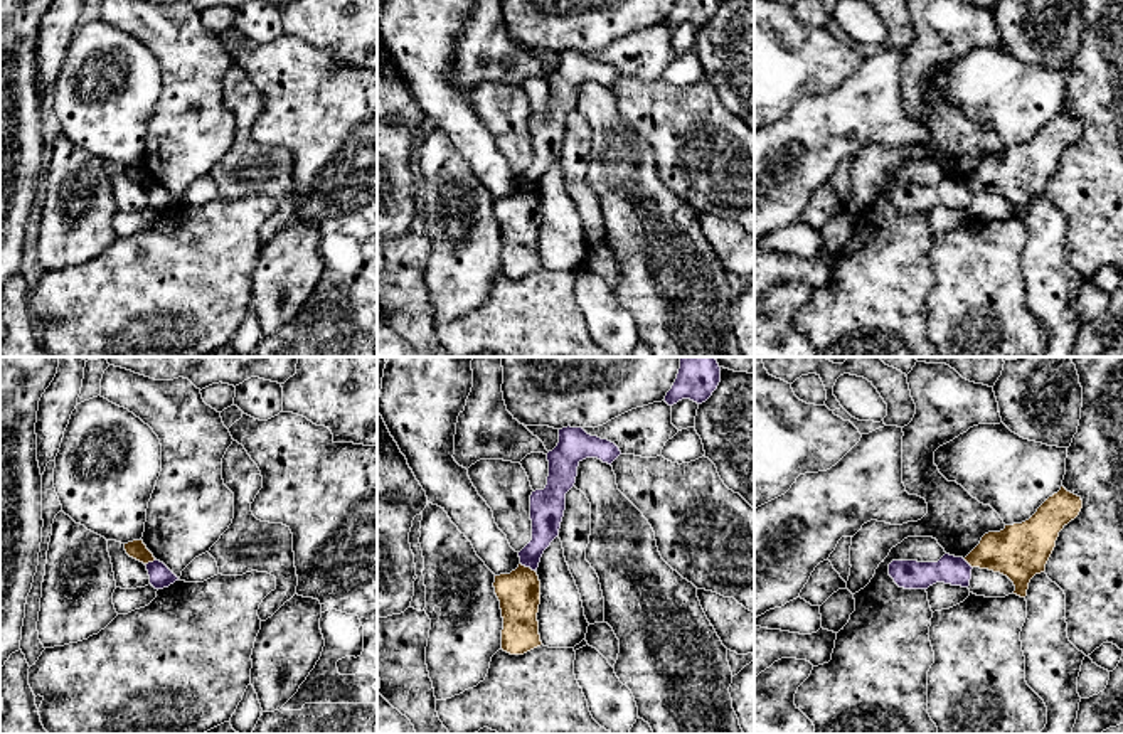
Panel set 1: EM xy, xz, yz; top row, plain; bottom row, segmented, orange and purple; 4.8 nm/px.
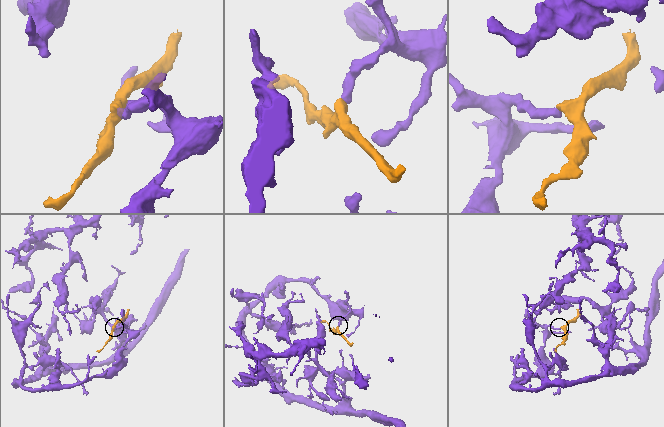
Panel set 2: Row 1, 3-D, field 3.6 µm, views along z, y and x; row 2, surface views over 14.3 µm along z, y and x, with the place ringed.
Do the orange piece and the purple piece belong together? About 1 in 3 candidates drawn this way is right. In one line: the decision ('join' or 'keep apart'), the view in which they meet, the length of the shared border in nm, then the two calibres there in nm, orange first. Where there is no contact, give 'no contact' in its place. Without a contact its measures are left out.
keep apart; meets orange in xz; contact 80 nm long; 200 nm thick on the orange side, 140 nm on the other

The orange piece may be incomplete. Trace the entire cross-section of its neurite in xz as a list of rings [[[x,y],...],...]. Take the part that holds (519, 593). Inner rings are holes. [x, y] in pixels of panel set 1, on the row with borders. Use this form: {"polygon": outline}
{"polygon": [[[519,564],[510,574],[495,576],[503,630],[502,650],[524,655],[542,645],[539,635],[540,581],[535,571]]]}

